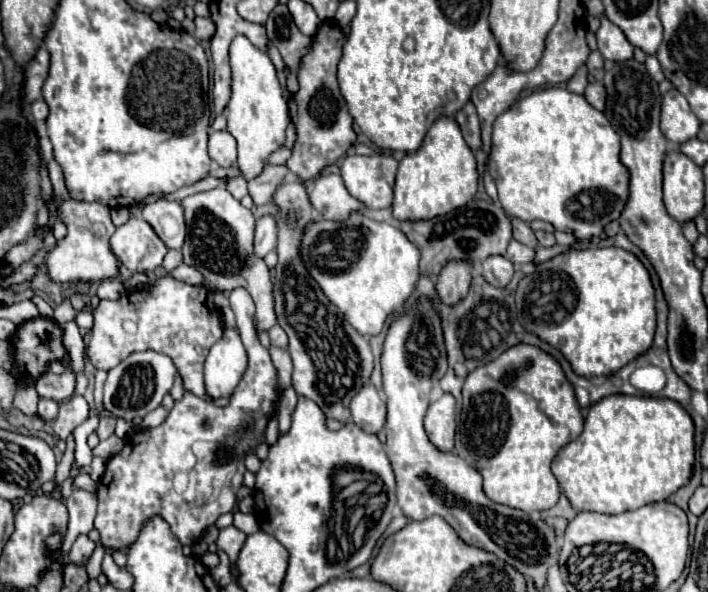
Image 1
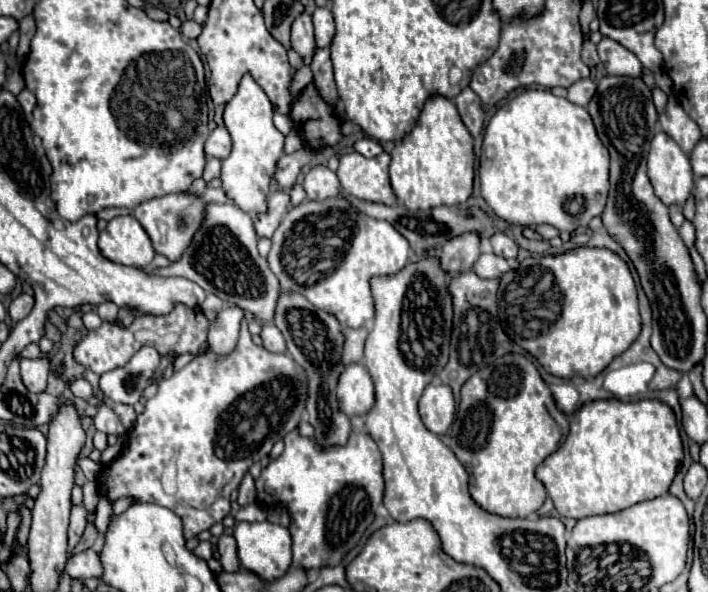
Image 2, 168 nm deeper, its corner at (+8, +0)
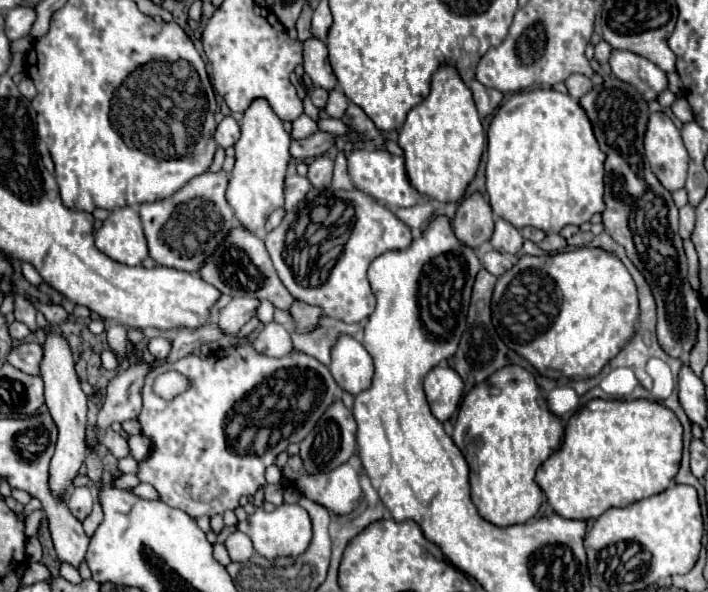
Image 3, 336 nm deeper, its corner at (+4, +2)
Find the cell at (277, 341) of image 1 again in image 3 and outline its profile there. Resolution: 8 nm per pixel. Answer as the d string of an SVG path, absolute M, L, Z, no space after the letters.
M266 323L260 337L254 341L254 349L258 349L258 353L266 353L268 357L284 357L292 351L290 333L280 323Z

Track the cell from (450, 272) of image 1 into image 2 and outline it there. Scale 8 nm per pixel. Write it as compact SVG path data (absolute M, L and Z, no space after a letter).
M474 231L458 235L458 239L450 239L450 243L444 243L440 253L442 267L450 275L456 271L468 271L478 257L480 257L480 235L474 235Z

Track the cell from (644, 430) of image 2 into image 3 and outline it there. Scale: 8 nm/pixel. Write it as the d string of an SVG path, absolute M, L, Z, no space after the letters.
M594 399L578 411L566 425L564 443L558 453L550 455L536 473L536 483L544 491L552 509L566 519L596 519L606 509L626 507L634 501L652 497L668 489L678 473L682 457L682 425L678 417L662 403L648 399L604 401Z

